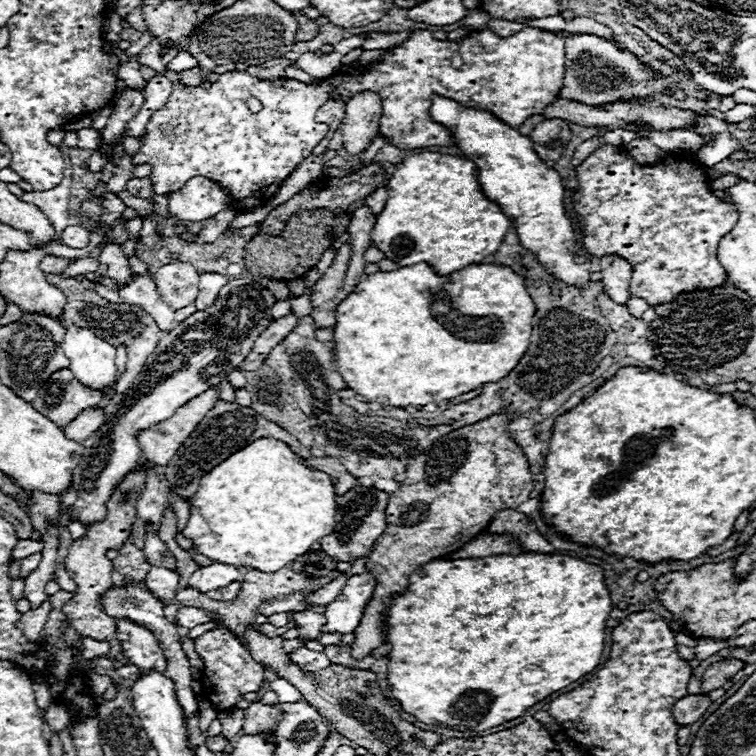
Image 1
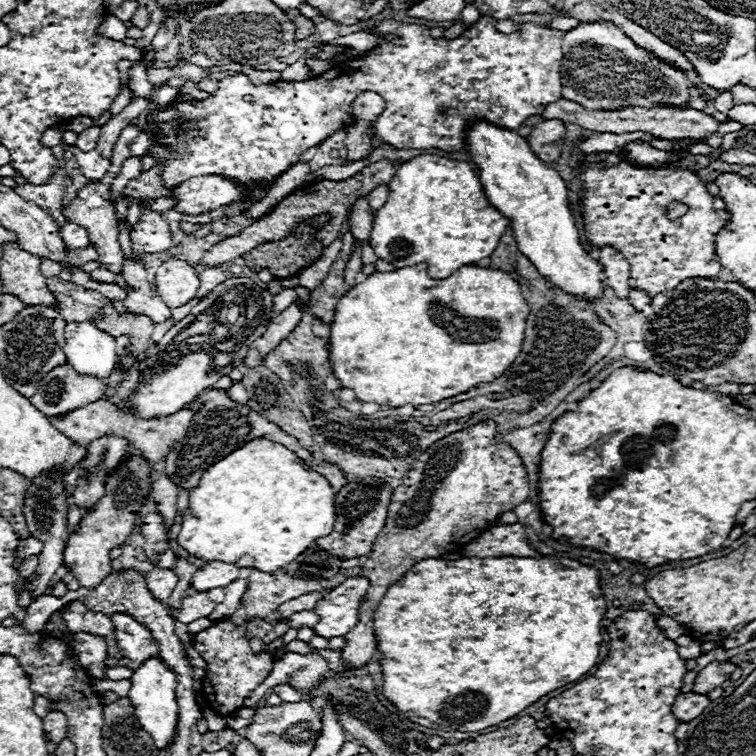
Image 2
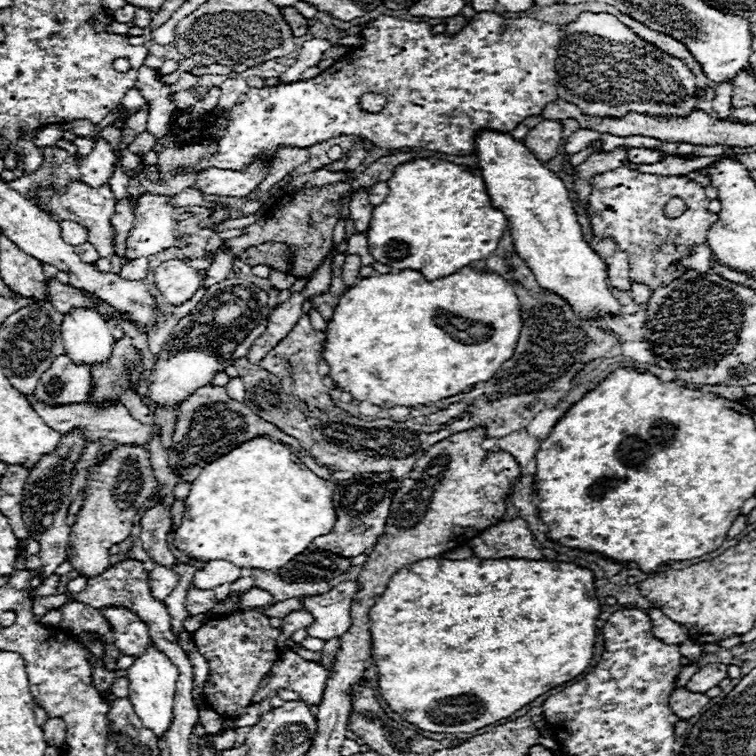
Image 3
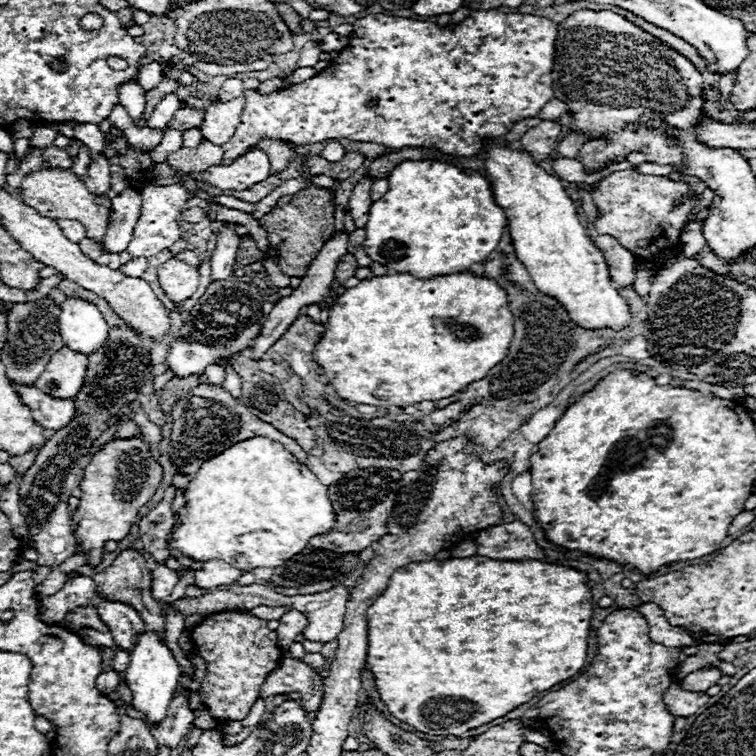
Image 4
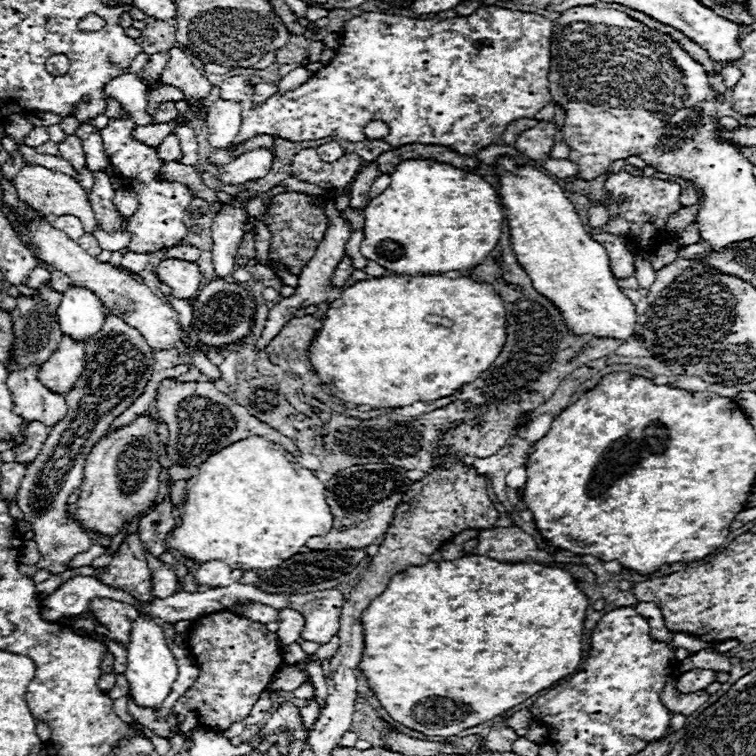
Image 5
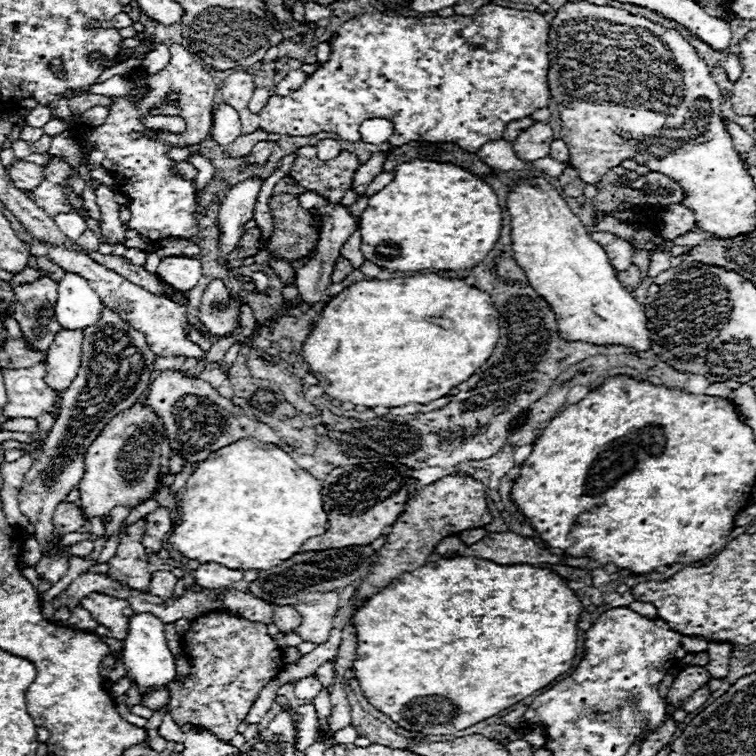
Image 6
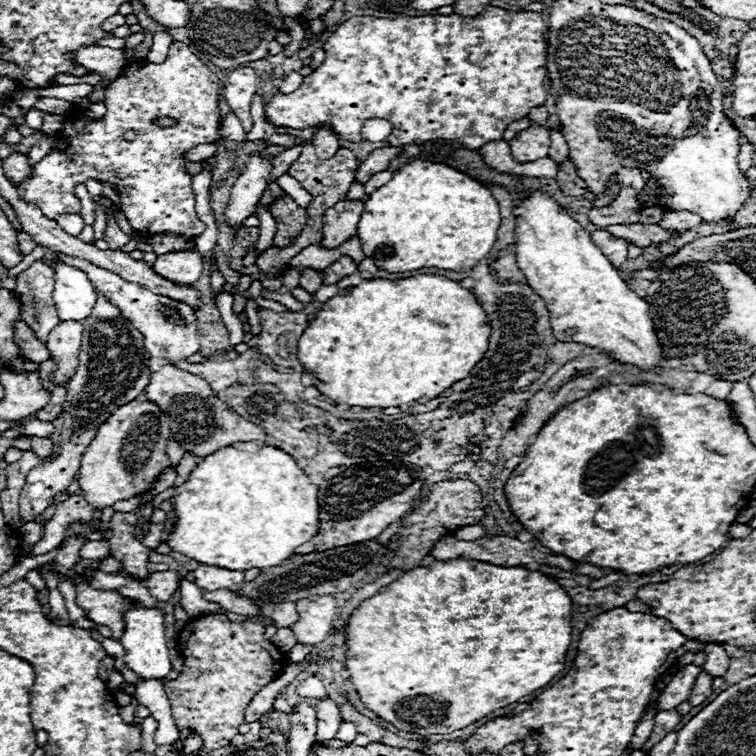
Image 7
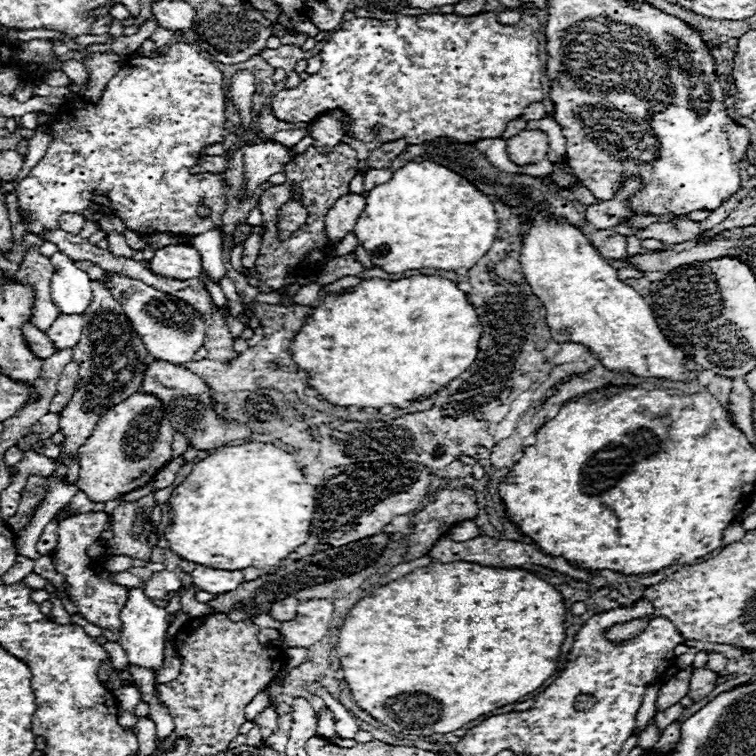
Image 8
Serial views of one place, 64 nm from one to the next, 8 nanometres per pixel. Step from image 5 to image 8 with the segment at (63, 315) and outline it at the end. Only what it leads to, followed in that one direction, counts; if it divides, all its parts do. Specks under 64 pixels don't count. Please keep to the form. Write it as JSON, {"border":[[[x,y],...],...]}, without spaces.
{"border":[[[62,252],[50,256],[54,274],[52,274],[52,300],[64,314],[80,314],[88,308],[92,300],[90,278],[84,270],[76,266],[76,262]]]}

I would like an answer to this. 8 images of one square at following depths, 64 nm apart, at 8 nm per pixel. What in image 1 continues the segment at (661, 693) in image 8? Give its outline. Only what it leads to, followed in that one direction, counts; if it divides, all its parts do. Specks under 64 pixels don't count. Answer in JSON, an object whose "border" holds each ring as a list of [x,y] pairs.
{"border":[[[722,660],[716,664],[710,664],[702,676],[702,694],[708,694],[720,686],[726,684],[726,680],[730,680],[738,670],[742,670],[744,664],[740,660]]]}

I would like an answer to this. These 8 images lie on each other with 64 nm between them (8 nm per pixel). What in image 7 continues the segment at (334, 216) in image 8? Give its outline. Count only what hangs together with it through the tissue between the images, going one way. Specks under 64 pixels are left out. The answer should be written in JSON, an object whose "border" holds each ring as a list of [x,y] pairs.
{"border":[[[340,200],[324,216],[324,248],[338,248],[356,234],[356,224],[364,210],[362,200]]]}

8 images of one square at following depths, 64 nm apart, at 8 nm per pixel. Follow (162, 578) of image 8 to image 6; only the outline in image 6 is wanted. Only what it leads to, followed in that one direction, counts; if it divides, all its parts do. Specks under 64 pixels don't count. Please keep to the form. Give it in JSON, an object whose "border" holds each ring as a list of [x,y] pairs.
{"border":[[[168,570],[154,572],[150,578],[150,594],[158,596],[162,600],[168,600],[172,596],[176,580],[178,580],[178,576],[174,572],[168,572]]]}

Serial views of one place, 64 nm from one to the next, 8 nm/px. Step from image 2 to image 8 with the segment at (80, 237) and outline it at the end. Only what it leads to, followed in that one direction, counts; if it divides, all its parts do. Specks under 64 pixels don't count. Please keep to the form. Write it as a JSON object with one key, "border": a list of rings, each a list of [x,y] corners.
{"border":[[[68,212],[68,214],[62,214],[60,220],[58,220],[58,226],[66,232],[74,232],[74,234],[80,234],[82,226],[84,226],[84,216],[82,214],[74,214],[74,212]]]}

